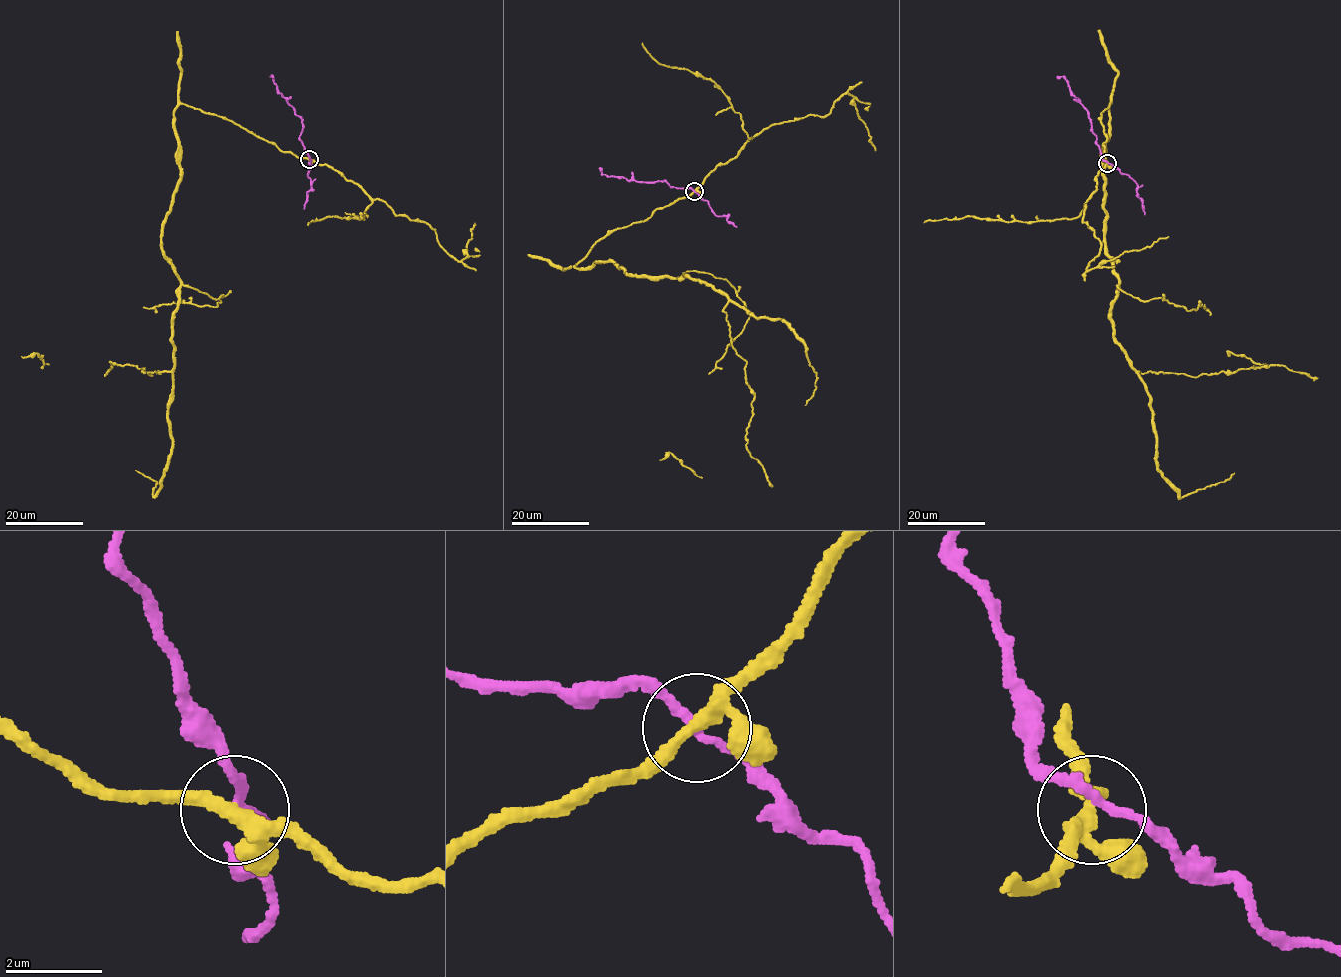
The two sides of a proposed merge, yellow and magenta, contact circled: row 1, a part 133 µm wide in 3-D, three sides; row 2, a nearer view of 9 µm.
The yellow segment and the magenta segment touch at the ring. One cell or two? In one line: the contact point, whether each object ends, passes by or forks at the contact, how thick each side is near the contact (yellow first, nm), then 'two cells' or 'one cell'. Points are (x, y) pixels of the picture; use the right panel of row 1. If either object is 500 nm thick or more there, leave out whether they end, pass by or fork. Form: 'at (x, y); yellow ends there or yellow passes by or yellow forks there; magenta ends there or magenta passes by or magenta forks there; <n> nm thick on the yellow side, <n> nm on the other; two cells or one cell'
at (1107, 163); yellow forks there; magenta passes by; 260 nm thick on the yellow side, 170 nm on the other; two cells

